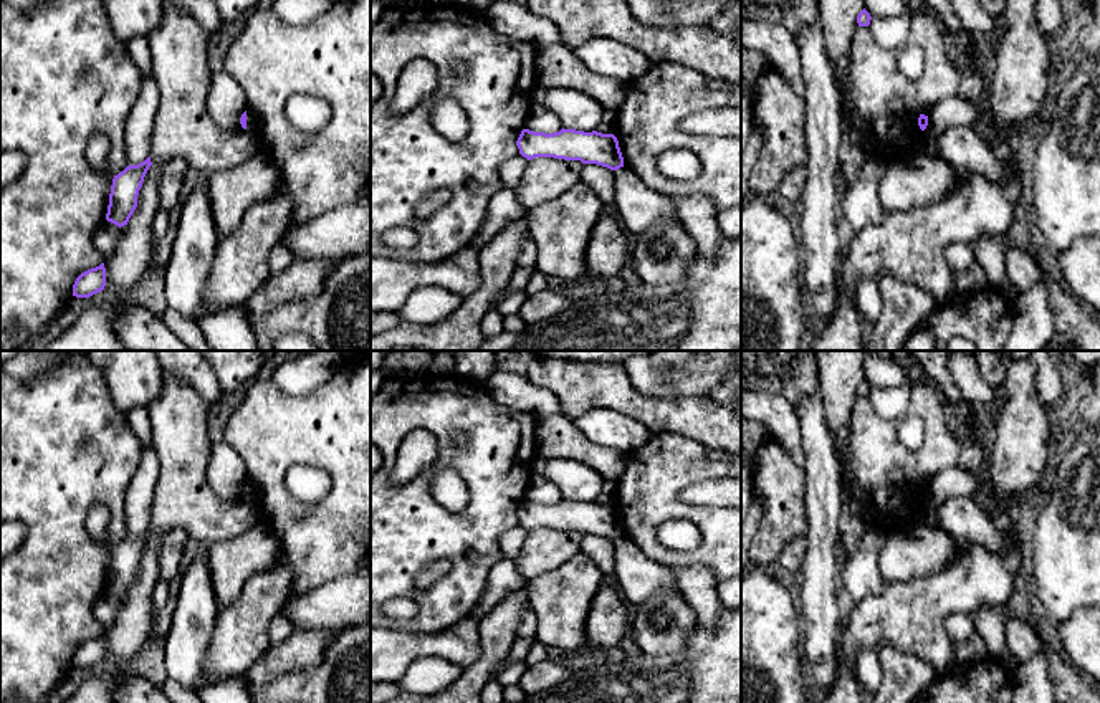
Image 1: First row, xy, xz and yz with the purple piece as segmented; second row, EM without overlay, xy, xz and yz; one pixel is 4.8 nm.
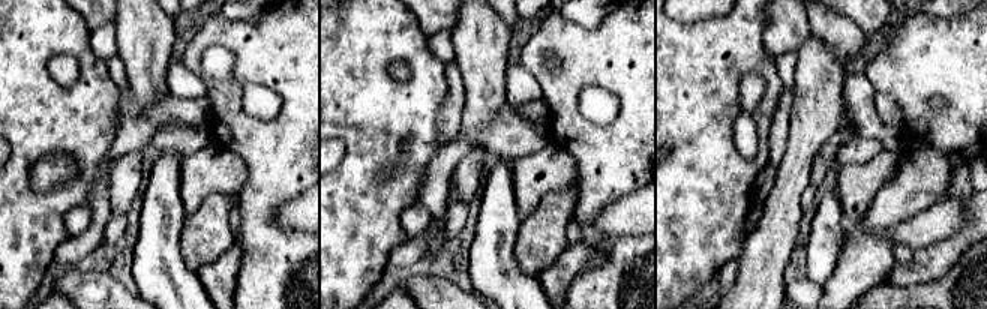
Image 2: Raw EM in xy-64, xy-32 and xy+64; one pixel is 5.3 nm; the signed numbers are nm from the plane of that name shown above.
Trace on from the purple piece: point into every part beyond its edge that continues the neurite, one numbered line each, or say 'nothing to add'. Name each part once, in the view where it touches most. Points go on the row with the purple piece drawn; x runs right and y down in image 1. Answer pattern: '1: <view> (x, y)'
nothing to add

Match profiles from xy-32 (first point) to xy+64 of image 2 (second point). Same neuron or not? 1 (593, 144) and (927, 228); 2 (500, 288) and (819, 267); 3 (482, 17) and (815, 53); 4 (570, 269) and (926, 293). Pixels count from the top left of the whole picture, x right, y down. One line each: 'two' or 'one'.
1: two
2: one
3: one
4: two

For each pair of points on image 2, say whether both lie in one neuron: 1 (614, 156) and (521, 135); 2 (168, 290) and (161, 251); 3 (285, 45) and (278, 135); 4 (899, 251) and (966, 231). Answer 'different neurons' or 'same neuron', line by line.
1: different neurons
2: same neuron
3: same neuron
4: different neurons

